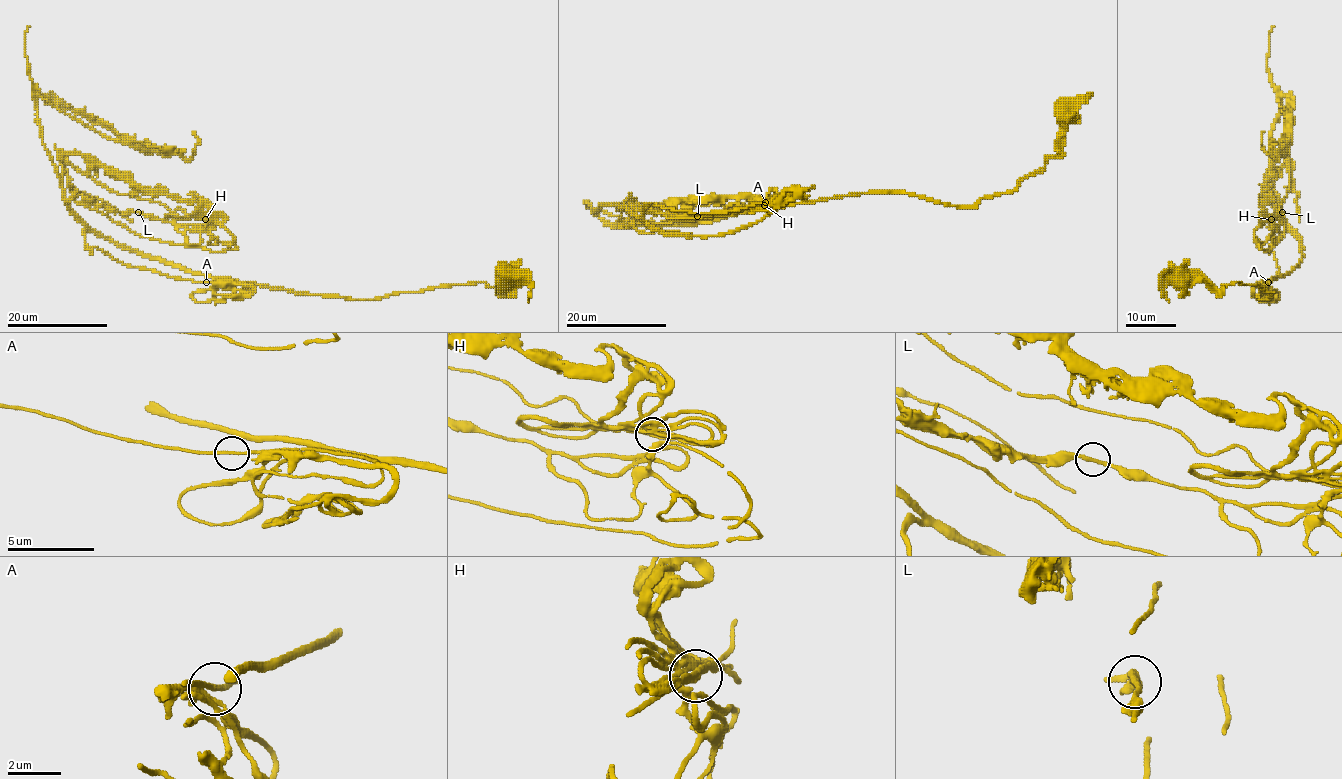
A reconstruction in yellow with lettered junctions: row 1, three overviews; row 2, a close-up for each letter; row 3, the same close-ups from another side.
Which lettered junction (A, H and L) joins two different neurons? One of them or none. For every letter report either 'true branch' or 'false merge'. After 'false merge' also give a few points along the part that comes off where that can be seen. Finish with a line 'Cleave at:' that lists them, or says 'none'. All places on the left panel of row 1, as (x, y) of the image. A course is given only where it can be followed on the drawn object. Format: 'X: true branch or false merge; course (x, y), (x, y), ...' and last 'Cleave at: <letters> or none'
A: true branch
H: true branch
L: true branch
Cleave at: none

